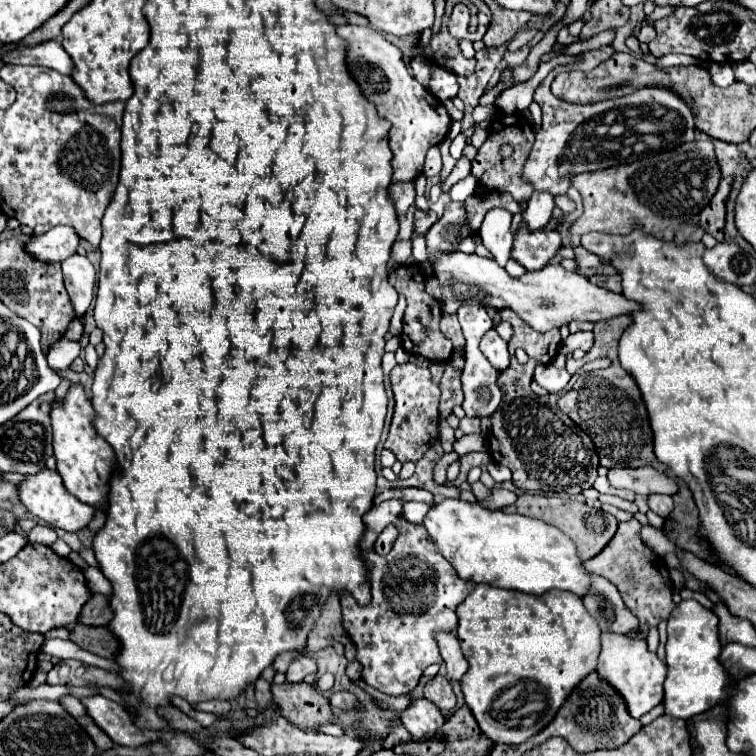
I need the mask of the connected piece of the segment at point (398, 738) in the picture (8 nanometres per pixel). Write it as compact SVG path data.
M396 720L396 728L392 728L392 732L386 736L386 740L382 742L382 748L392 750L392 746L404 744L404 742L410 742L410 740L412 740L410 732L404 728L404 724L400 720Z

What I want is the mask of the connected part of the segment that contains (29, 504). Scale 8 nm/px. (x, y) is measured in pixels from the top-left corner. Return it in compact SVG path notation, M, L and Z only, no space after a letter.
M44 468L42 472L38 472L34 476L26 476L26 480L18 486L18 496L20 496L22 504L28 508L28 512L32 512L34 516L38 516L46 524L50 524L54 528L62 528L66 532L78 532L78 530L82 530L94 518L94 508L88 506L88 504L82 504L80 500L76 500L68 492L64 488L64 484L60 480L60 474L56 470Z

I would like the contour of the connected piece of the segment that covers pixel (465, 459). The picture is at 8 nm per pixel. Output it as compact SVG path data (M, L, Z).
M470 452L460 456L460 473L456 480L446 482L446 485L459 487L463 482L467 481L468 470L472 466L480 466L484 468L490 462L490 454L488 452Z

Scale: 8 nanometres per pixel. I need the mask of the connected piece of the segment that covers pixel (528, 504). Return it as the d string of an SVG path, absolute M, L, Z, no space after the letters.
M544 494L518 496L518 500L512 506L506 506L504 510L506 512L518 512L518 514L530 516L530 518L538 518L538 520L544 520L544 522L560 528L578 546L578 556L582 560L590 560L592 556L596 556L612 540L612 536L616 534L616 528L618 528L618 520L612 514L606 514L604 510L590 508L584 502L578 502L578 500L550 498L550 496L544 496Z

